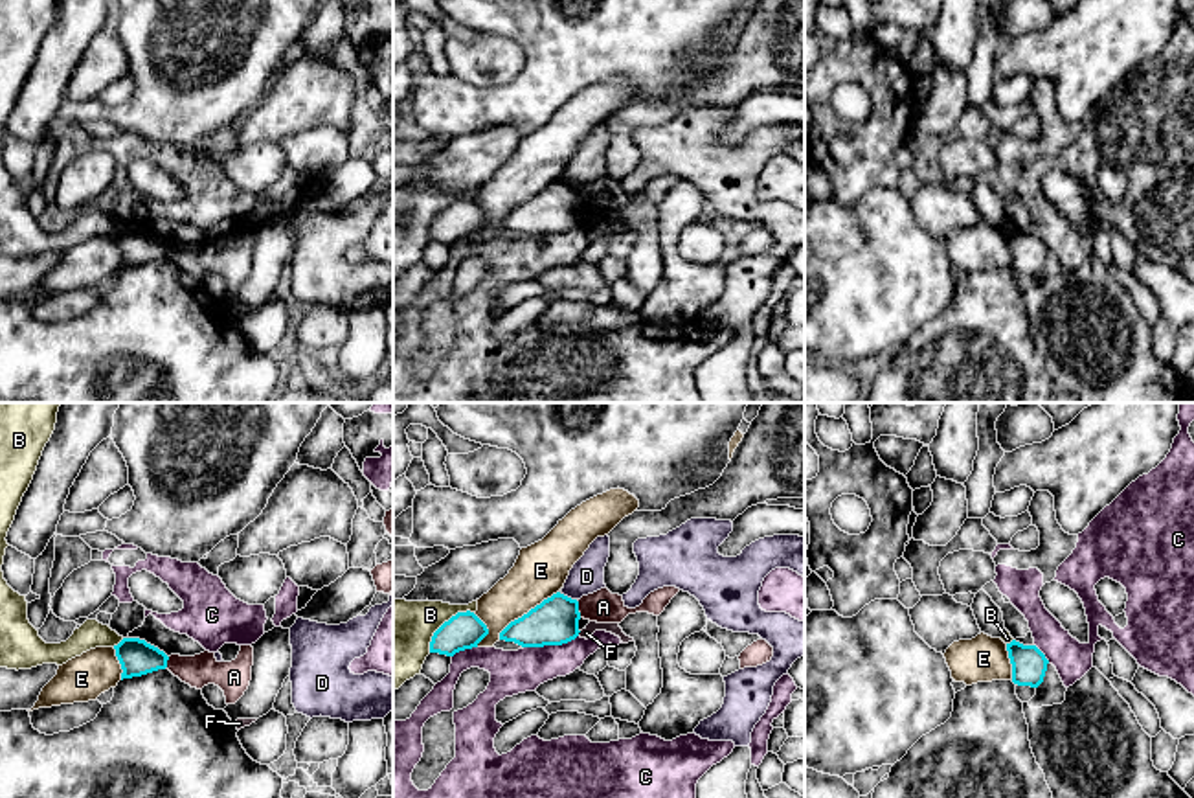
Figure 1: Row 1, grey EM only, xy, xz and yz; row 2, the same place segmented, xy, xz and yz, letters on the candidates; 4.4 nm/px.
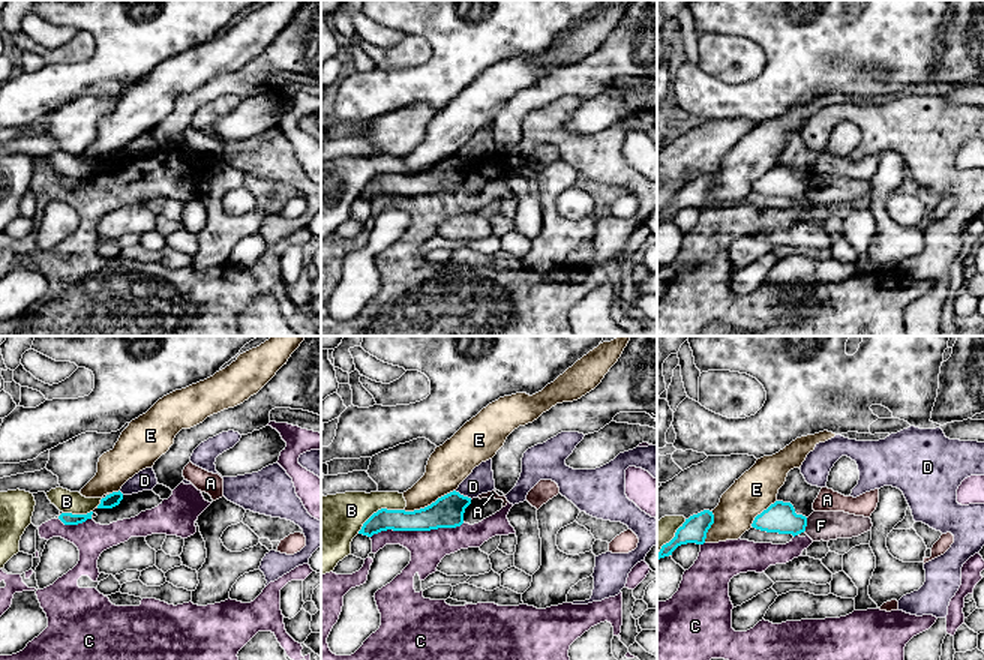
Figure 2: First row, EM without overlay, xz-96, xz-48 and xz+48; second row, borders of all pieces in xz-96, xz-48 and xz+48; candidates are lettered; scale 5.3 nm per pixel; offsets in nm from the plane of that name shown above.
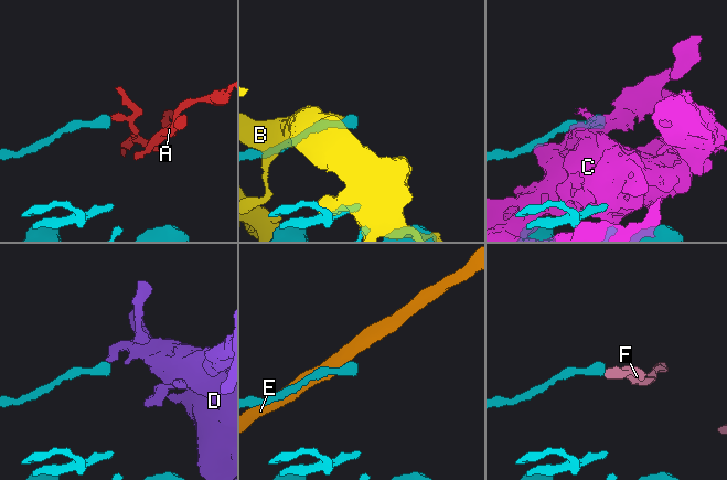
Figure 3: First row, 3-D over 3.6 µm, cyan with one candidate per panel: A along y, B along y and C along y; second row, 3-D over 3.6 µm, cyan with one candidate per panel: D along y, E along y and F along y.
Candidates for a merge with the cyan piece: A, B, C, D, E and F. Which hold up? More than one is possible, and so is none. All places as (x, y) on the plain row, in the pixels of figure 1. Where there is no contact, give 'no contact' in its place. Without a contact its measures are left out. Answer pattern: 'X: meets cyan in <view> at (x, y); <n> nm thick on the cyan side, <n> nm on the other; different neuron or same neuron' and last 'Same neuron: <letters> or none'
A: meets cyan in xz at (577, 197); 200 nm thick on the cyan side, 140 nm on the other; different neuron
B: meets cyan in xz at (443, 212); 160 nm thick on the cyan side, 320 nm on the other; different neuron
C: meets cyan in xz at (550, 232); 200 nm thick on the cyan side, 190 nm on the other; different neuron
D: meets cyan in xz at (570, 186); 200 nm thick on the cyan side, 150 nm on the other; different neuron
E: meets cyan in xz at (528, 201); 200 nm thick on the cyan side, 240 nm on the other; different neuron
F: meets cyan in xz at (579, 219); 200 nm thick on the cyan side, 50 nm on the other; different neuron
Same neuron: none

